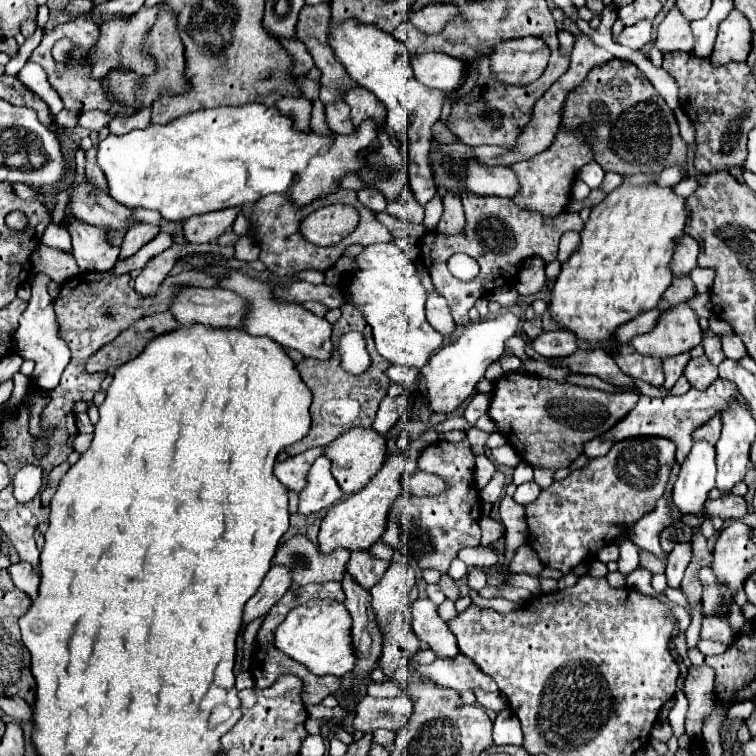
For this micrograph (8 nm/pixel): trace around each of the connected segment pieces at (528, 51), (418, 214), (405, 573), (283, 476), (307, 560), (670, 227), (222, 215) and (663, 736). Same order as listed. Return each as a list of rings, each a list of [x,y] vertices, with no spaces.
[[[540,37],[506,39],[488,53],[496,81],[504,85],[528,85],[537,80],[548,64],[551,50]]]
[[[404,187],[404,195],[396,203],[388,203],[386,211],[390,215],[396,215],[408,223],[422,223],[424,221],[424,207],[416,201],[410,187]]]
[[[392,561],[382,579],[372,587],[372,607],[376,613],[378,627],[384,627],[396,609],[408,607],[408,593],[416,583],[414,569],[406,563]]]
[[[316,447],[296,455],[296,457],[288,457],[286,461],[282,463],[276,463],[274,467],[274,473],[278,475],[278,481],[290,489],[290,491],[296,491],[300,493],[304,487],[306,487],[306,477],[308,477],[308,471],[312,467],[312,463],[318,459],[324,453],[323,447]]]
[[[292,535],[278,547],[272,565],[288,567],[292,573],[292,583],[296,585],[342,581],[348,555],[350,551],[342,547],[324,555],[306,535]]]
[[[638,173],[638,175],[626,177],[620,187],[616,187],[612,193],[606,195],[604,201],[600,201],[596,207],[592,207],[590,219],[586,221],[584,229],[580,231],[582,245],[578,247],[576,253],[572,253],[572,257],[570,257],[566,263],[562,263],[562,273],[558,275],[556,285],[554,285],[554,289],[552,289],[552,301],[550,301],[550,313],[552,313],[552,317],[554,317],[560,325],[564,325],[566,329],[570,329],[570,331],[578,337],[578,345],[580,345],[580,343],[590,343],[590,345],[596,349],[596,347],[602,347],[602,341],[604,341],[604,339],[612,341],[614,331],[616,331],[618,325],[624,325],[624,323],[632,321],[634,317],[638,317],[640,313],[646,313],[646,311],[654,309],[654,307],[658,305],[662,293],[670,287],[672,275],[668,275],[668,263],[672,261],[672,253],[674,253],[674,249],[676,249],[676,239],[678,239],[680,235],[684,237],[684,227],[686,227],[688,219],[690,219],[690,211],[688,211],[688,207],[686,207],[686,197],[676,195],[676,193],[674,193],[674,187],[660,187],[660,185],[656,183],[656,175]]]
[[[240,207],[212,211],[208,215],[196,215],[184,221],[184,237],[190,243],[210,243],[212,239],[220,237],[226,229],[232,227],[234,219],[242,213]]]
[[[660,719],[660,721],[656,721],[654,727],[652,727],[652,731],[650,731],[650,735],[652,735],[652,739],[658,739],[658,741],[668,743],[668,739],[672,737],[672,727],[670,727],[668,719]]]

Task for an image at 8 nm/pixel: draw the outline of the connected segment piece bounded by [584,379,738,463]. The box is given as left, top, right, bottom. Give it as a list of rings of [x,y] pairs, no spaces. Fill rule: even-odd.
[[[716,379],[706,391],[698,391],[698,389],[690,389],[688,393],[680,395],[680,397],[664,397],[664,399],[652,399],[646,395],[640,395],[636,407],[620,421],[616,423],[616,427],[612,427],[610,431],[606,431],[604,435],[592,439],[592,443],[584,445],[584,455],[594,459],[600,455],[606,455],[610,451],[610,447],[618,441],[630,439],[630,437],[664,437],[664,439],[672,439],[676,443],[676,451],[680,453],[680,463],[684,461],[684,455],[690,451],[692,445],[692,433],[694,429],[702,427],[712,415],[724,411],[732,401],[736,401],[738,395],[738,387],[732,381],[724,381],[724,379]]]

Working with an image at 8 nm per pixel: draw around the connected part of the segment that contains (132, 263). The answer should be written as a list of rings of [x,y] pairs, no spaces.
[[[158,233],[152,241],[148,241],[132,259],[128,261],[118,261],[118,265],[112,269],[114,273],[130,273],[134,269],[144,267],[152,257],[160,255],[164,249],[168,249],[174,243],[174,239],[168,233]]]

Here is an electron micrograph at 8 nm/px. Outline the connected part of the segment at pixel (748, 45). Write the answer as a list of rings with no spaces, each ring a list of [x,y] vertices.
[[[738,9],[720,23],[714,51],[710,55],[712,63],[726,65],[730,61],[746,61],[752,49],[752,27],[750,21]]]

